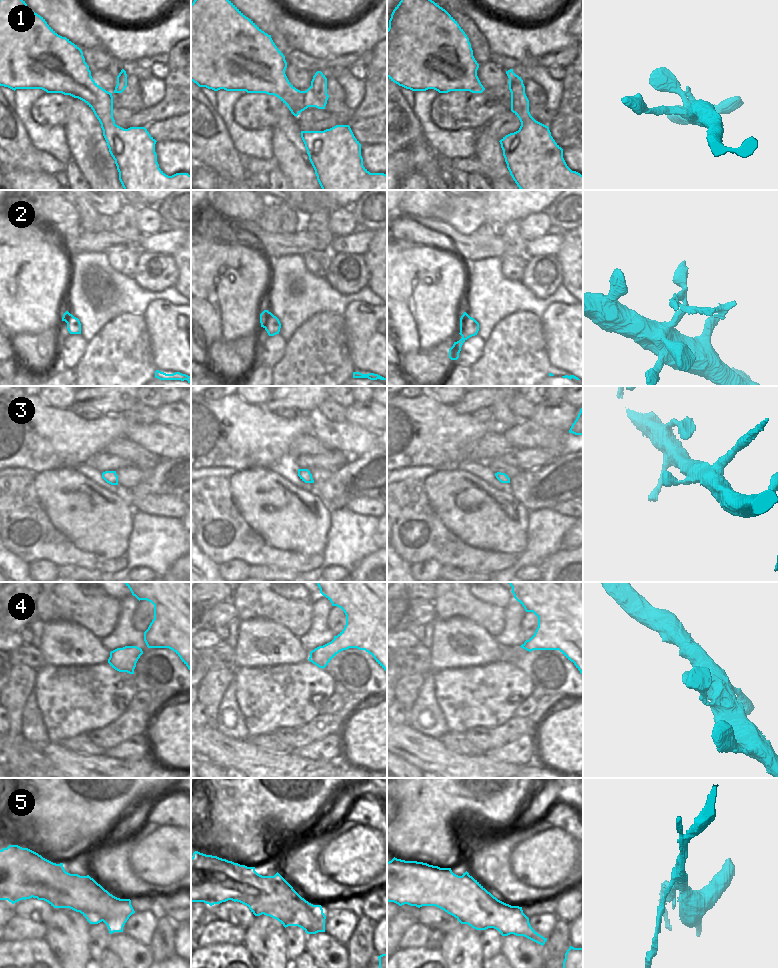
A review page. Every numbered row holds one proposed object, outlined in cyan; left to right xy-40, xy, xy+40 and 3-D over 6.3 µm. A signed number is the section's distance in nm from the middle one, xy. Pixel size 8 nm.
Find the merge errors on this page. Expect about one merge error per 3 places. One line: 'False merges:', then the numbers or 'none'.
False merges: 2, 5.

